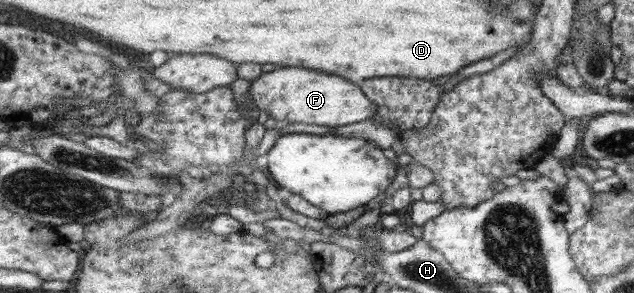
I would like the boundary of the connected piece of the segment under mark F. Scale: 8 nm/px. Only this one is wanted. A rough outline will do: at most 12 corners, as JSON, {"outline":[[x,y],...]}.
{"outline":[[277,67],[249,99],[282,123],[337,128],[379,111],[334,73]]}

